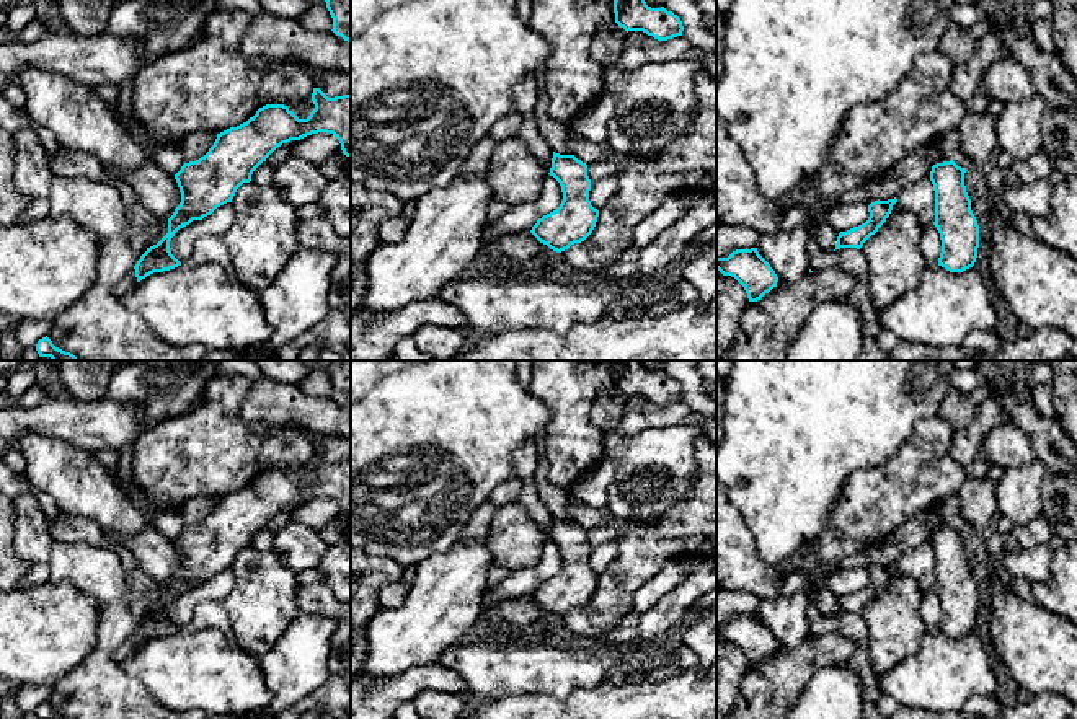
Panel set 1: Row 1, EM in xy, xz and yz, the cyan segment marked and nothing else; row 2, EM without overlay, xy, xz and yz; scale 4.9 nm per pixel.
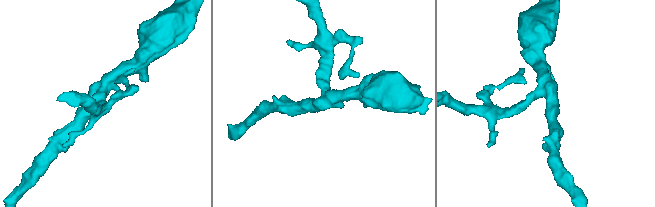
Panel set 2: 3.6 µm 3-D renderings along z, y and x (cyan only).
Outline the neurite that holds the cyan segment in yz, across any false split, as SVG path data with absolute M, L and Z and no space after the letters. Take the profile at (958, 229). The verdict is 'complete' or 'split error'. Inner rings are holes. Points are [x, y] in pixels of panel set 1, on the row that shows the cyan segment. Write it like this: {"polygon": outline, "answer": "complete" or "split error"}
{"polygon": "M953 160L932 166L935 222L942 240L938 266L963 272L974 266L979 248L979 225L964 186L966 170Z", "answer": "complete"}

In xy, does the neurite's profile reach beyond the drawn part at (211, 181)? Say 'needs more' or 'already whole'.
already whole

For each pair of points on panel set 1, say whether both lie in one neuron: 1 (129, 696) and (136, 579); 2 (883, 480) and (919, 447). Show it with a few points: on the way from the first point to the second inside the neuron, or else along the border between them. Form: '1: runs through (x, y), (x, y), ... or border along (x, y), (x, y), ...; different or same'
1: runs through (106, 667), (106, 641), (115, 625), (131, 608); same
2: runs through (891, 475), (911, 455); same

